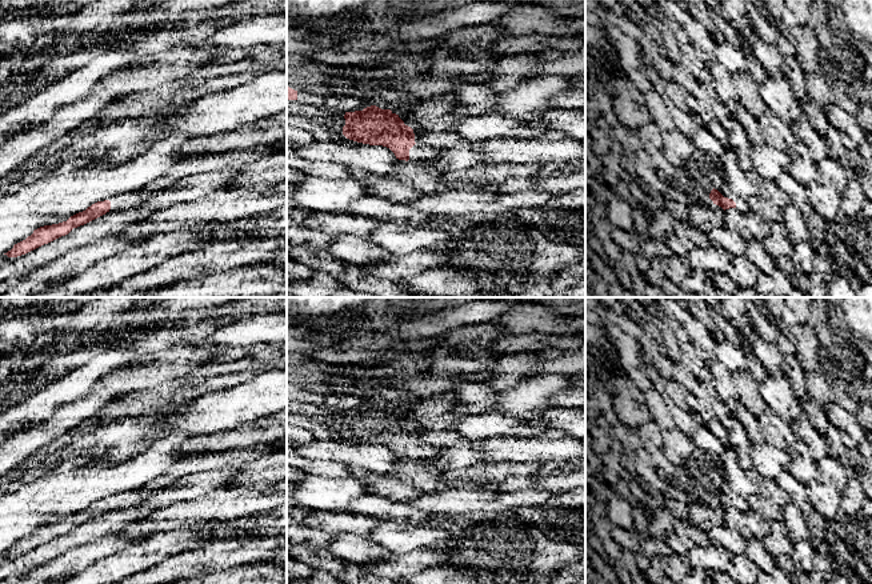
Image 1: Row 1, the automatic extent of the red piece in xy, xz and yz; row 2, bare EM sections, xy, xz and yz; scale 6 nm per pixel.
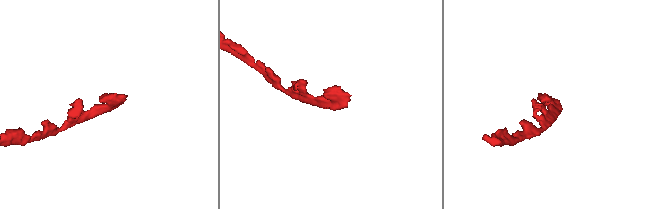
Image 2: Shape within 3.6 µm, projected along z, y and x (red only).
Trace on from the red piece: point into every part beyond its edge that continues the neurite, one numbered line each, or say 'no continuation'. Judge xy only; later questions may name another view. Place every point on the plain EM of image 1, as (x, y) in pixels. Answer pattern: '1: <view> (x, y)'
1: xy (124, 499)

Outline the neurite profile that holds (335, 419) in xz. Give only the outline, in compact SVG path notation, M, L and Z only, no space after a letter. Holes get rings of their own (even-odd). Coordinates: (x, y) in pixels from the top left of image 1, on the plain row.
M287 397L287 413L300 413L308 417L313 417L335 428L343 427L345 424L345 411L325 411L312 403L301 401L297 399Z

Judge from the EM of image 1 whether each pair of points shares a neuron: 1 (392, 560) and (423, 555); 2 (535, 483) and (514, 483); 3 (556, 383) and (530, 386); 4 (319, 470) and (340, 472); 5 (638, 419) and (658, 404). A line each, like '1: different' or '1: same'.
1: same
2: same
3: same
4: same
5: different

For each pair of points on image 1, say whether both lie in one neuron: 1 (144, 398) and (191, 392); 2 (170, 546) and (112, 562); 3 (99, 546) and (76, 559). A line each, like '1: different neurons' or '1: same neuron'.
1: same neuron
2: same neuron
3: same neuron

